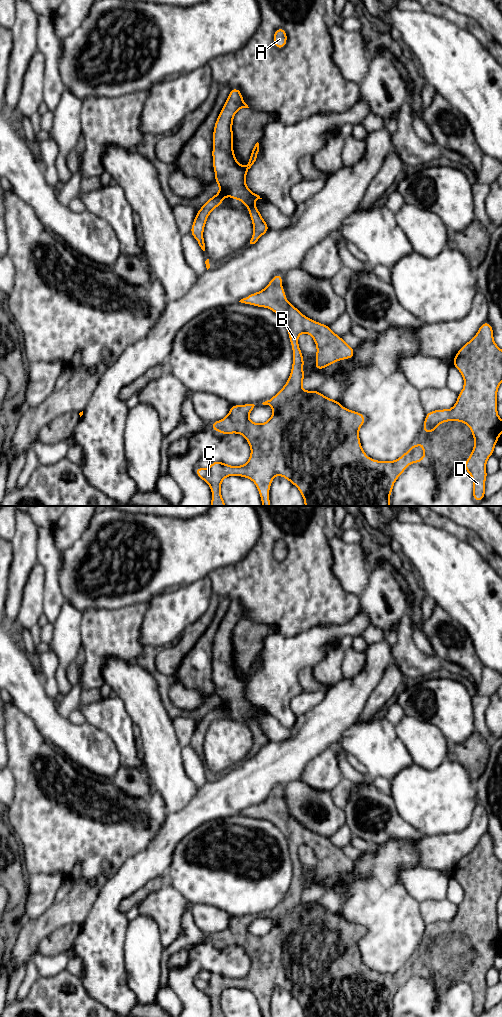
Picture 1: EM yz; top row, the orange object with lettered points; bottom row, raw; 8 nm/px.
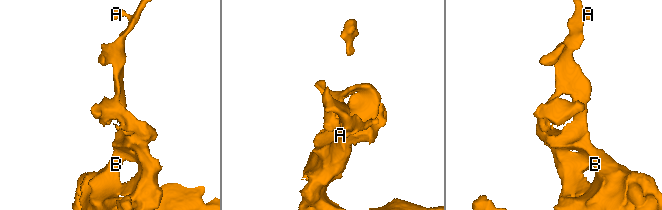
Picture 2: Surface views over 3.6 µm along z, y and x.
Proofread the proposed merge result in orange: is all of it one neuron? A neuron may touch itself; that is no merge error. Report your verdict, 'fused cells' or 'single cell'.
single cell

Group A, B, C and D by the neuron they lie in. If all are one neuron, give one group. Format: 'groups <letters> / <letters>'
groups A B C D

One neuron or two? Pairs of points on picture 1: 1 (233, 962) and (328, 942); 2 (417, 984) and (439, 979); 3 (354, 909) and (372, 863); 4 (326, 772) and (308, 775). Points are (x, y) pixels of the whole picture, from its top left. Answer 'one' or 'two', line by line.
1: two
2: two
3: one
4: one

